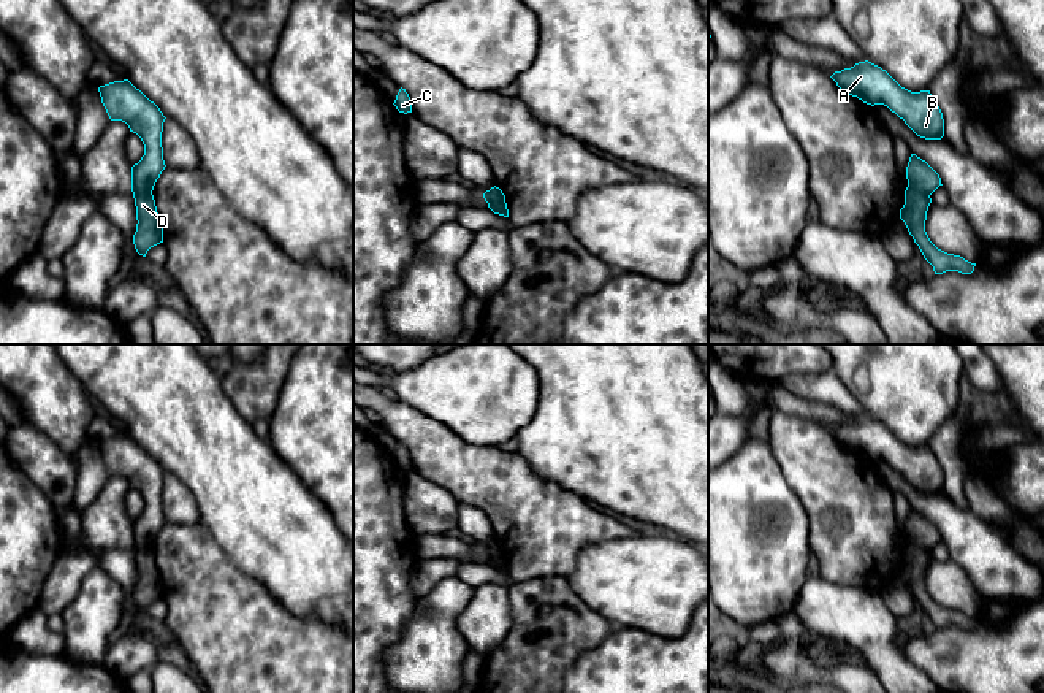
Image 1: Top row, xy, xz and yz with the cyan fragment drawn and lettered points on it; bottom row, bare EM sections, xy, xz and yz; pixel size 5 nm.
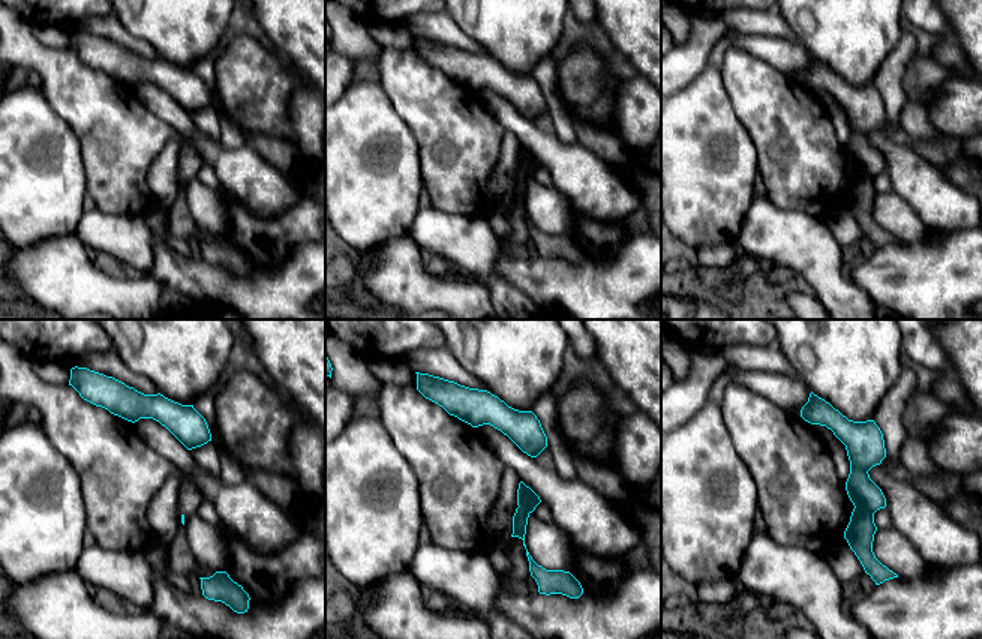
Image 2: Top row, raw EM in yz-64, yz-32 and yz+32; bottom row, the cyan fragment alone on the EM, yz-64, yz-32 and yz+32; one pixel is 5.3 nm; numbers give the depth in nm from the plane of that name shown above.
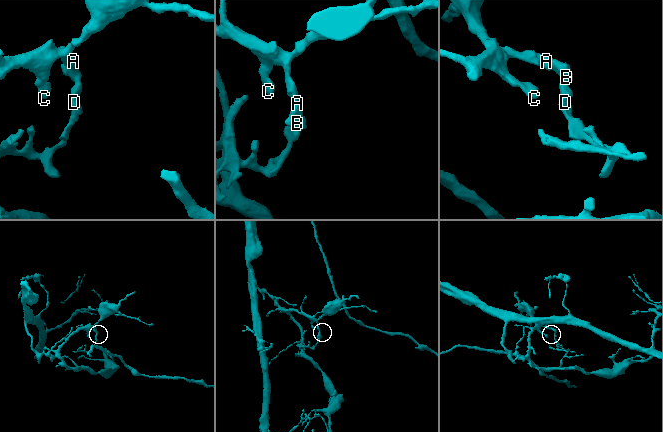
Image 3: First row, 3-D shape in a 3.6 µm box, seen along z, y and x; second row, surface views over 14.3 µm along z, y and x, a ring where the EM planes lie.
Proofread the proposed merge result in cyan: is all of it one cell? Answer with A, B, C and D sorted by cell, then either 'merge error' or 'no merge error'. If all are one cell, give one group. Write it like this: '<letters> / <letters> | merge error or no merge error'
A B C / D | merge error

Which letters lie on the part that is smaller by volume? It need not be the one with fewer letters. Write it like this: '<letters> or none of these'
D

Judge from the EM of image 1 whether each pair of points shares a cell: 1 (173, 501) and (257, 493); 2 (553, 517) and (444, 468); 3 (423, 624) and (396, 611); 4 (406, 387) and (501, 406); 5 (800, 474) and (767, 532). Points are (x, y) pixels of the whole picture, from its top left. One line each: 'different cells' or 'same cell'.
1: different cells
2: same cell
3: different cells
4: same cell
5: different cells

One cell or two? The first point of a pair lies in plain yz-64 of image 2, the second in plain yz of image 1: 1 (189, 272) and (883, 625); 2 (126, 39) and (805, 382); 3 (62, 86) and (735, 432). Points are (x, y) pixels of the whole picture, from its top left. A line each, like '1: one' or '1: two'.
1: two
2: one
3: two

